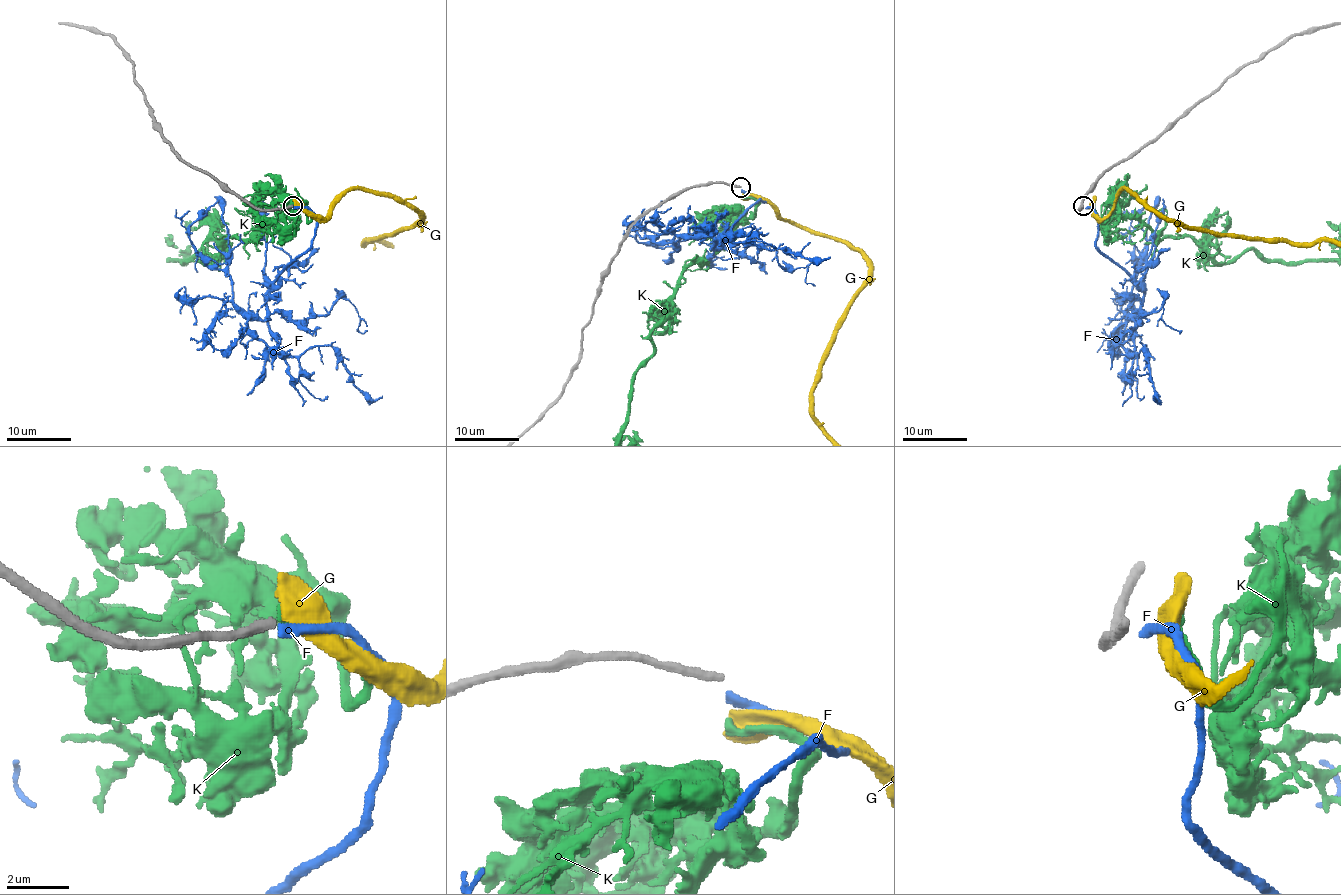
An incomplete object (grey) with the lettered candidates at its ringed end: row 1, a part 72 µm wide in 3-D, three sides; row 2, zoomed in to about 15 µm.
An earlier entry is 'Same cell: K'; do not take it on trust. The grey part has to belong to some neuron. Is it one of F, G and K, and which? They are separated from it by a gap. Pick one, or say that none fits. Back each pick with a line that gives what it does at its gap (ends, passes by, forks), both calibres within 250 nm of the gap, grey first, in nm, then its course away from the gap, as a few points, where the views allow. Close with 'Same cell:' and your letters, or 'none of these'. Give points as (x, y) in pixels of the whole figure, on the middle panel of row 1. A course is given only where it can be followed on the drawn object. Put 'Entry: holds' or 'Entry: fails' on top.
Entry: fails
Same cell: none of these

